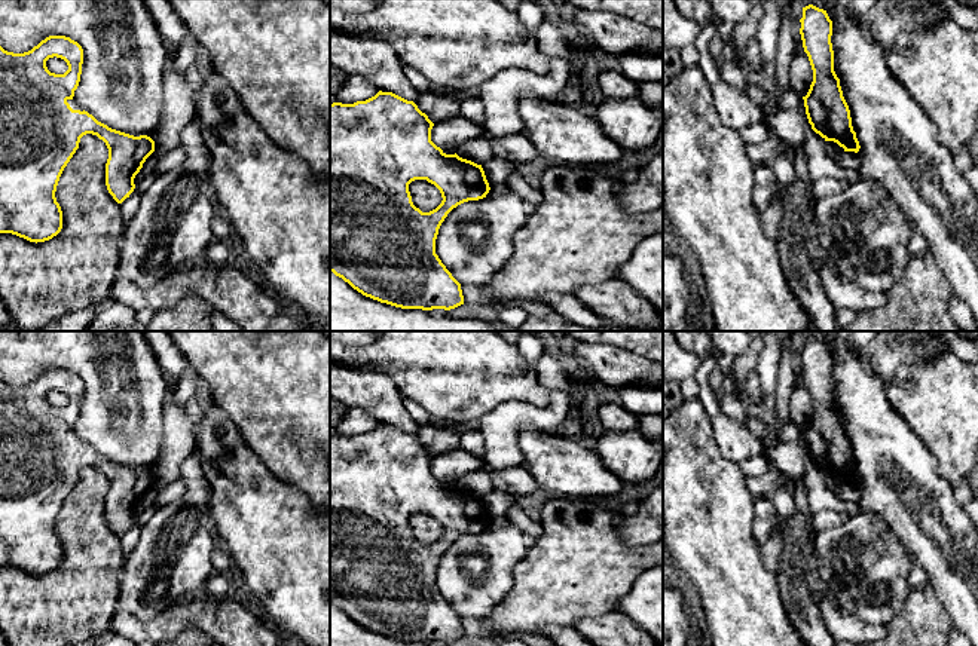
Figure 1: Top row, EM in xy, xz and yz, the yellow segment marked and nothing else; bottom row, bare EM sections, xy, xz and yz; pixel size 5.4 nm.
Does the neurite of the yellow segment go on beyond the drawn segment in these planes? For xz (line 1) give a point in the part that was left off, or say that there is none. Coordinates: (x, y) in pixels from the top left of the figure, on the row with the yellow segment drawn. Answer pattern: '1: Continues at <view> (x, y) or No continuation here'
1: No continuation here

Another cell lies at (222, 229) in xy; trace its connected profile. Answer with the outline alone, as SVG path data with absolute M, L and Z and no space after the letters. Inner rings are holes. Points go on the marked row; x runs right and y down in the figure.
M214 214L213 236L220 241L233 242L233 229L224 214Z

